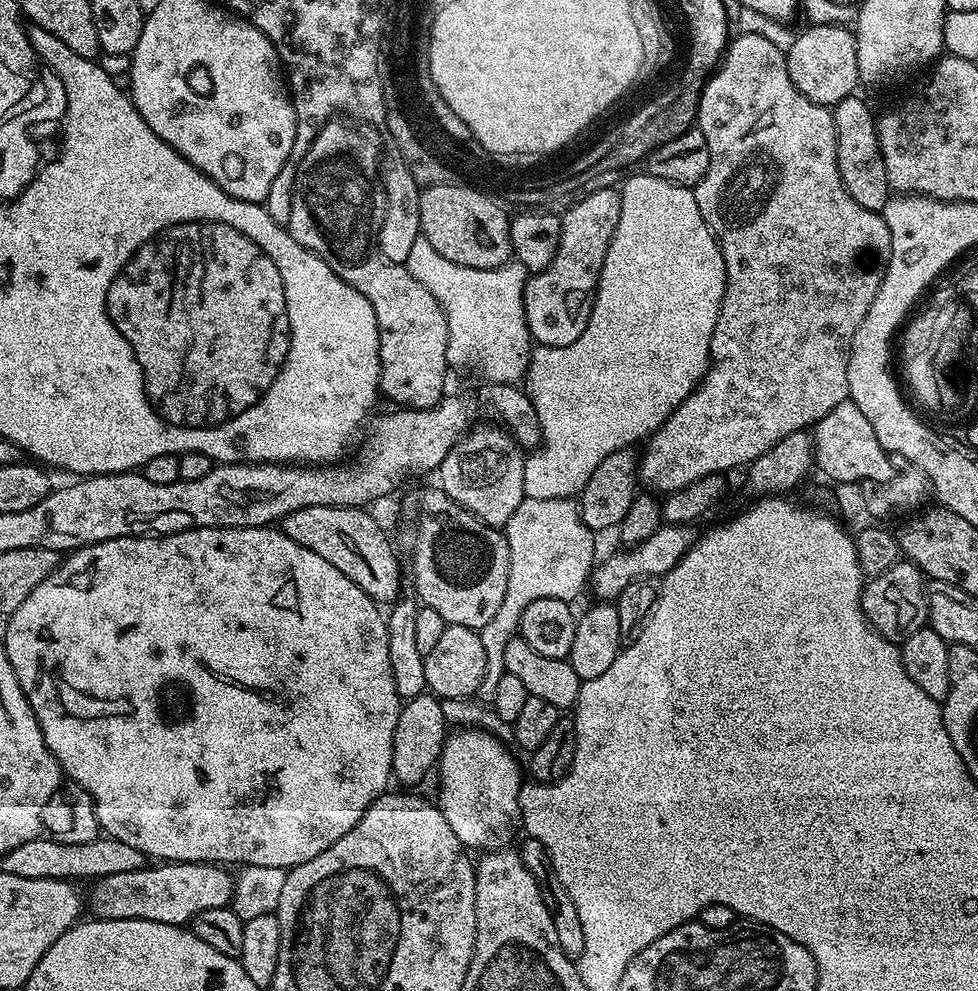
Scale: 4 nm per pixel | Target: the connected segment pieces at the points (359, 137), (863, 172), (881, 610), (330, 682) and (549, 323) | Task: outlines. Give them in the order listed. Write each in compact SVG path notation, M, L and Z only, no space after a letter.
M333 118L320 129L320 133L314 138L314 142L306 150L306 154L302 158L302 162L296 165L296 189L292 192L292 209L290 210L290 222L288 223L288 233L292 235L296 241L306 250L310 250L314 254L318 254L328 263L330 270L334 270L334 274L338 274L338 278L342 278L350 286L354 286L361 292L370 302L370 306L374 306L374 314L378 318L378 326L380 327L380 391L386 397L389 396L393 400L393 405L403 406L406 408L435 408L446 395L444 389L444 379L450 375L450 369L447 364L446 348L447 348L447 316L442 306L439 305L438 299L430 294L430 290L422 286L418 279L410 274L405 265L390 262L380 253L380 245L378 237L380 227L384 221L384 215L388 209L388 198L384 193L384 185L380 177L380 166L382 163L382 148L374 138L370 138L368 130L358 125L350 125L343 118Z
M860 94L842 98L842 102L831 105L830 111L834 118L838 174L842 178L842 186L846 186L846 194L850 194L858 206L883 213L893 190L886 178L886 162L882 162L882 150L876 133L877 117L874 112L872 116L867 102Z
M901 559L880 576L873 576L860 593L860 605L870 626L892 644L903 645L928 624L926 577L910 560Z
M276 526L263 528L188 528L184 532L175 532L169 536L119 536L106 542L91 544L85 548L75 549L61 559L55 570L34 590L11 616L7 617L6 634L2 638L2 646L6 650L6 658L10 658L10 666L14 666L14 674L18 678L18 686L22 694L26 694L26 702L30 702L30 710L38 718L38 726L42 730L42 738L50 750L50 754L60 764L61 773L71 783L82 786L90 794L94 802L94 810L98 814L100 831L105 837L126 842L134 846L134 850L142 850L145 857L156 862L179 862L181 864L218 864L221 866L274 866L275 868L297 868L302 862L310 862L322 850L334 846L346 830L350 830L366 814L366 810L380 796L384 795L393 779L392 774L392 739L394 726L398 726L398 714L402 707L402 698L394 684L394 674L390 668L390 642L388 641L388 622L381 605L368 597L338 566L326 562L319 554L314 554L306 546L298 546L298 542L290 542L286 534Z
M600 187L560 216L560 241L552 264L535 273L524 287L526 326L537 345L546 348L570 346L586 330L592 313L600 271L612 236L618 226L620 193L614 187Z

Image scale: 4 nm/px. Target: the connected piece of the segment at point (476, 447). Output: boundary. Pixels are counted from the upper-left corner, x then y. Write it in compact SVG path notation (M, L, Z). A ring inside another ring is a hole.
M484 424L481 428L473 427L455 448L448 451L438 469L439 487L451 500L458 502L458 506L462 506L482 522L492 528L503 529L510 514L514 514L514 510L518 510L518 506L526 498L526 452L507 428L492 424Z

